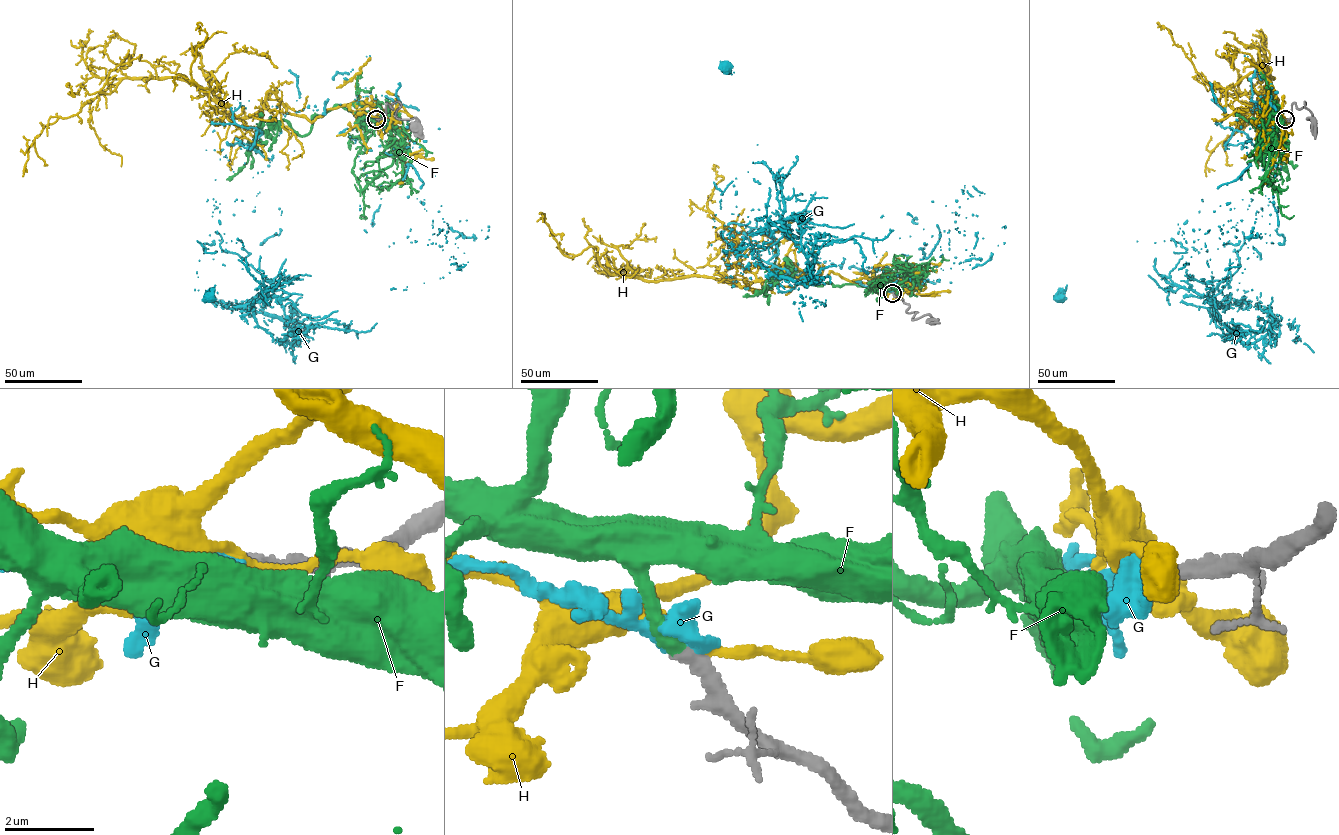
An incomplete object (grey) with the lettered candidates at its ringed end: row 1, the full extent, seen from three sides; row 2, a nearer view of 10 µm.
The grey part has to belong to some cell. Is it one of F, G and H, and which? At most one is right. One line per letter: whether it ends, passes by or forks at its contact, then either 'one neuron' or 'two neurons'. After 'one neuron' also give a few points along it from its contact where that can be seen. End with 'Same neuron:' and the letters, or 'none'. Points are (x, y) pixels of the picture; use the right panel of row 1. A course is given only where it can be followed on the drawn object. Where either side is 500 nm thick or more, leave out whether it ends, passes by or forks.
F: it ends there; one neuron; it runs (1285, 119), (1276, 106), (1278, 136), (1272, 120), (1266, 132), (1285, 164), (1289, 179)
G: two neurons
H: it passes by; two neurons
Same neuron: F

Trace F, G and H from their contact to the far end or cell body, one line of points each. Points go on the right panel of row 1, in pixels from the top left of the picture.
F: (1285, 119), (1276, 106), (1278, 136), (1272, 120), (1266, 132), (1285, 164), (1289, 179)
G: (1285, 119), (1251, 109), (1277, 207), (1213, 292), (1230, 339), (1268, 332), (1232, 319), (1266, 320)
H: (1285, 119), (1273, 101), (1263, 120), (1268, 78), (1214, 170)

